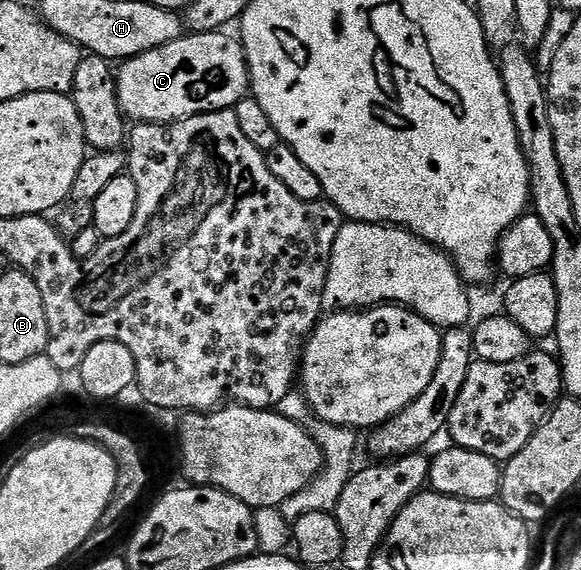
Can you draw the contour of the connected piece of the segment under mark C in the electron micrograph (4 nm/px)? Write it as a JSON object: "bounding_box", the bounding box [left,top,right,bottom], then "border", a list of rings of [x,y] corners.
{"bounding_box":[115,32,250,124],"border":[[[188,32],[170,44],[162,44],[162,48],[154,48],[150,52],[142,52],[138,56],[121,61],[115,71],[116,95],[125,119],[136,124],[176,122],[179,118],[189,118],[195,114],[209,114],[211,110],[233,109],[242,99],[249,97],[250,79],[244,43],[239,37],[232,35],[231,38],[224,33],[228,32],[211,34]]]}

